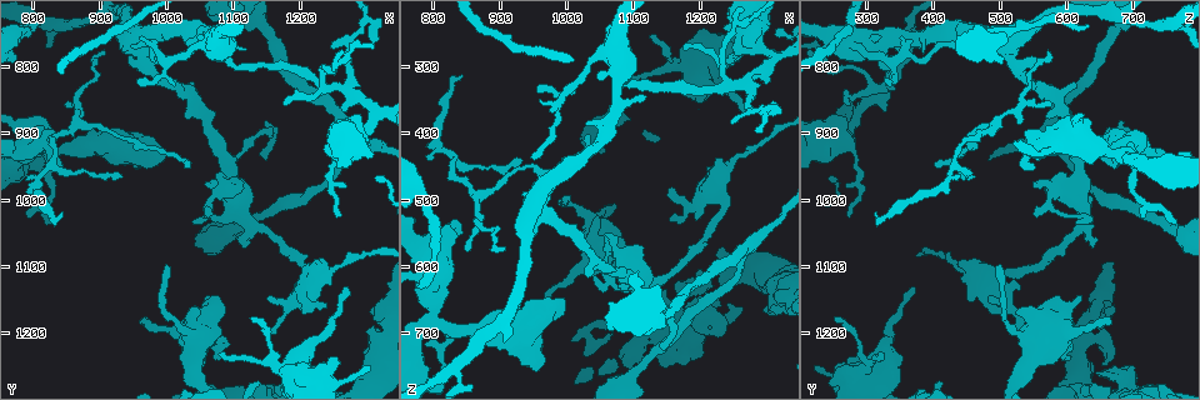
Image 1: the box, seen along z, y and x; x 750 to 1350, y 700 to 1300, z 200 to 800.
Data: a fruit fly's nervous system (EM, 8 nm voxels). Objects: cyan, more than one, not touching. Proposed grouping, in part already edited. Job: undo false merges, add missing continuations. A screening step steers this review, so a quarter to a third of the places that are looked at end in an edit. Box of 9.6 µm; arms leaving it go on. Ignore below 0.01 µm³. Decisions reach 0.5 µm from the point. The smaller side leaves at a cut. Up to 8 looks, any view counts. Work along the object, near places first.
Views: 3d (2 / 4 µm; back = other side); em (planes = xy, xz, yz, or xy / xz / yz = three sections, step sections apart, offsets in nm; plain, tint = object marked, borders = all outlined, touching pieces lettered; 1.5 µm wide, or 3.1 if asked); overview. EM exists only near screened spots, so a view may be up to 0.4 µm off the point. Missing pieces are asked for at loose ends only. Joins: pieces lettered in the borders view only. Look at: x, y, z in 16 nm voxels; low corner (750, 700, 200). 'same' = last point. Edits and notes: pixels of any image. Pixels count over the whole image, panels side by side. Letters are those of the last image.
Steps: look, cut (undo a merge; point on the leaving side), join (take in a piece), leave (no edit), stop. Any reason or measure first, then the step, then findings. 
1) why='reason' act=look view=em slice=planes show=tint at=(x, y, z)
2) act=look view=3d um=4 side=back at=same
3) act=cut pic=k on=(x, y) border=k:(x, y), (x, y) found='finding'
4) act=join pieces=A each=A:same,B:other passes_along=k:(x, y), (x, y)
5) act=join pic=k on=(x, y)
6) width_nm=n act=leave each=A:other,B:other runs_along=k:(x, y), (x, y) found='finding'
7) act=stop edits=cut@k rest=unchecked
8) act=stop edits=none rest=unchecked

why='an open end' act=look view=em slice=planes show=tint at=(1035, 950, 410)

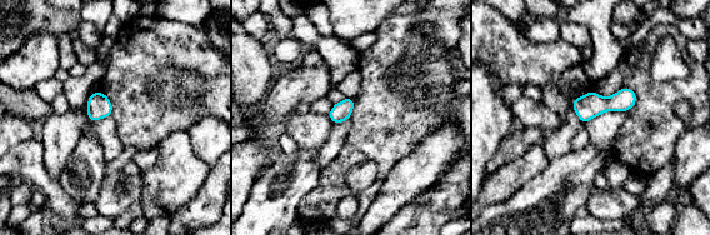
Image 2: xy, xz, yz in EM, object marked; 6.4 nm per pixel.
act=look view=em slice=planes show=borders at=same

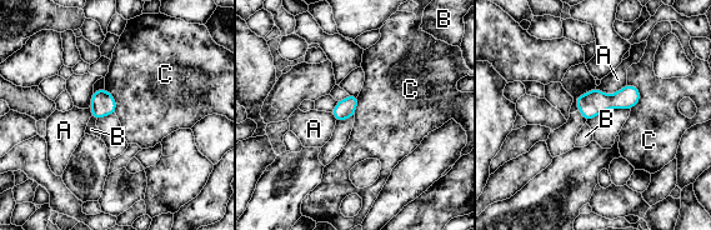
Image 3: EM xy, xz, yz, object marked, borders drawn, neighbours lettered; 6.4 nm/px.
act=leave each=A:other,B:other,C:other border=3:(627, 84), (640, 95), (631, 109) found='no lettered piece goes on from it'

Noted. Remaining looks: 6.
why='branch stops here' act=look view=3d um=4 at=(1030, 830, 610)

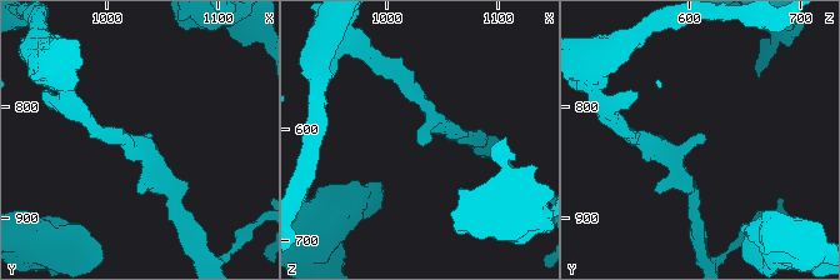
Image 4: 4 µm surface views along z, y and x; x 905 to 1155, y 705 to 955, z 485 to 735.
why='need the tissue' act=look view=em slice=planes show=borders at=(1030, 826, 618)

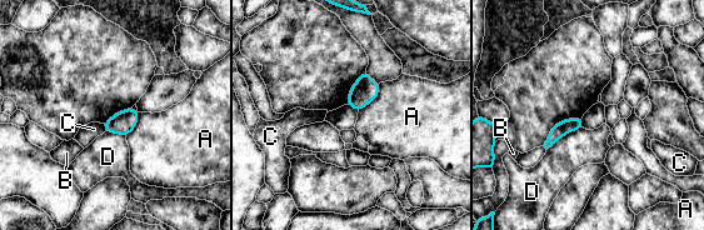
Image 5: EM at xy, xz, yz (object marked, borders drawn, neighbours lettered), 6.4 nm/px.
act=leave each=A:other,B:other,C:other,D:other runs_along=5:(579, 121), (563, 128), (548, 144) found='none of them fits'

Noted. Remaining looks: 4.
act=look view=em slice=xy step=4 show=tint at=(1310, 1210, 645)

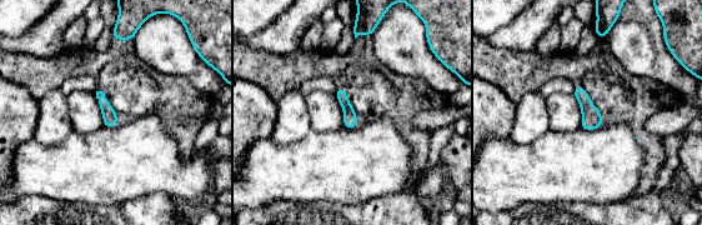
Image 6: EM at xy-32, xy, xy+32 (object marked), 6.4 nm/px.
why='cut it another way' act=look view=em slice=planes show=borders at=same

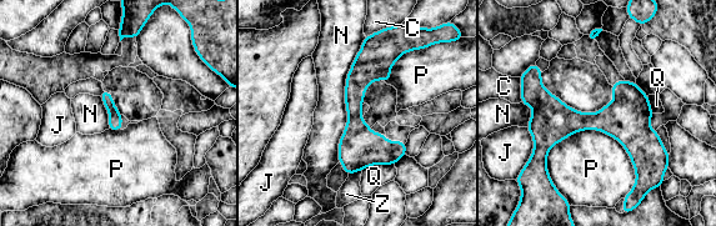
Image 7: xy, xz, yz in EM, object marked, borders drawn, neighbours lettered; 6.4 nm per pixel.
width_nm=90 act=leave each=C:other,J:other,N:other,P:other,Q:other,Z:other runs_along=7:(525, 98), (662, 152) found='one cell here'

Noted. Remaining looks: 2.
act=stop edits=none rest=unchecked

